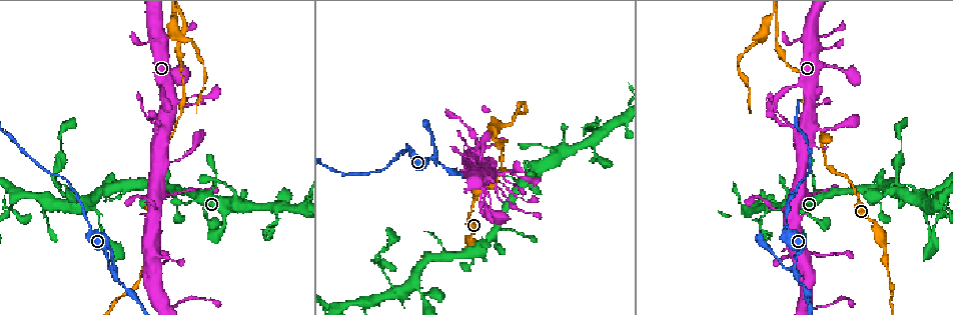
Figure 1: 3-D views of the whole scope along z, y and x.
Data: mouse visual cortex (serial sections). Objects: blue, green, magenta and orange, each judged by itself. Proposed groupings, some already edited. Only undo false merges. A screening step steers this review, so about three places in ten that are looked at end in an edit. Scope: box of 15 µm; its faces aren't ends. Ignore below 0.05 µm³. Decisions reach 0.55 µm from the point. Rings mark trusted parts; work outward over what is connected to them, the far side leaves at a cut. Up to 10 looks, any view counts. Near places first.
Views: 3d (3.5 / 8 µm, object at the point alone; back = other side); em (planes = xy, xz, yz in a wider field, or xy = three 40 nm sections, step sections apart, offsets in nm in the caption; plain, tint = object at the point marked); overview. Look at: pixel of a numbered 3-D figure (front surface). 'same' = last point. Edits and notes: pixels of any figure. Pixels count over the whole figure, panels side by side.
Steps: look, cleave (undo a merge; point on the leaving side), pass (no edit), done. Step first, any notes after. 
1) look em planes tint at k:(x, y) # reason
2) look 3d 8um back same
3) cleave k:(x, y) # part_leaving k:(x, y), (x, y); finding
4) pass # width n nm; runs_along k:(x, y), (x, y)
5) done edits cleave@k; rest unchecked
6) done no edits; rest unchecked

look 3d 3.5um at 1:(821, 143) # sharp bend

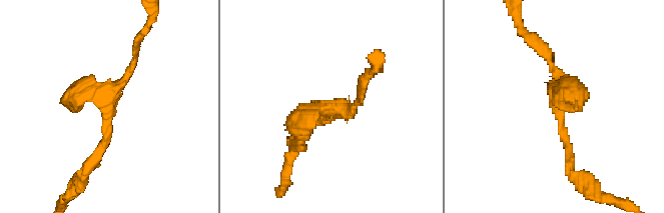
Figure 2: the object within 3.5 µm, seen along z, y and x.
look em xy step 1 tint at 2:(107, 101)

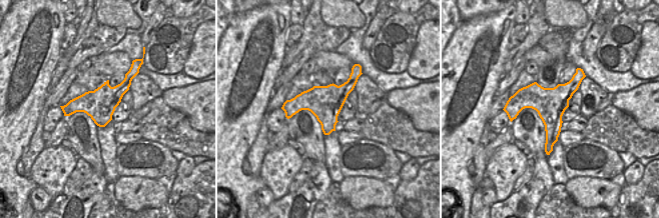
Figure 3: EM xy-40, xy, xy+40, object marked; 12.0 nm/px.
pass # runs_along 2:(571, 163), (558, 74), (538, 46); one cell here

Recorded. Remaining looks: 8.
look 3d 8um at 1:(774, 12) # abrupt turn

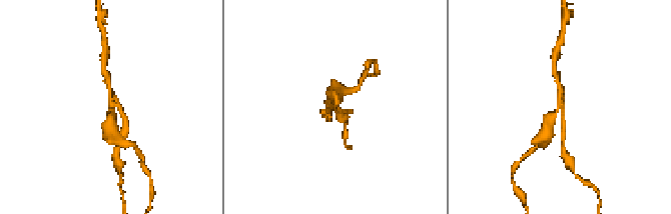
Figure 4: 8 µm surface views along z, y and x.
look em planes tint at 4:(563, 110) # need the tissue

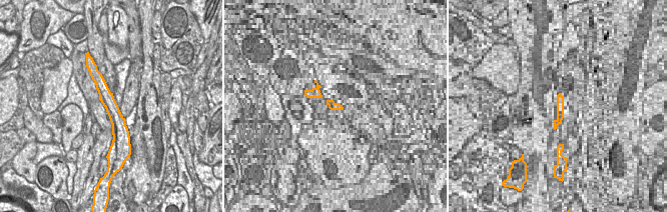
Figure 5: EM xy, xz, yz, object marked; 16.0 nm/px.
cleave 4:(332, 92) # part_leaving 4:(560, 107), (547, 127), (543, 143); two cells meet here

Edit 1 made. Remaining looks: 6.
look 3d 3.5um at 1:(158, 125) # narrows sharply

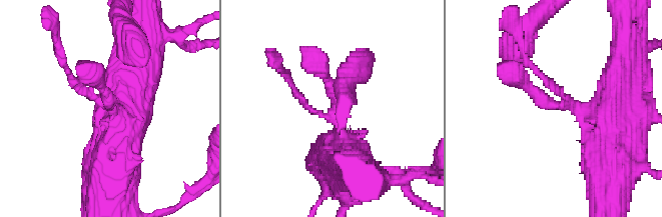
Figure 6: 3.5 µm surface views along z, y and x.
look em planes tint at 6:(555, 104) # shape alone is not enough

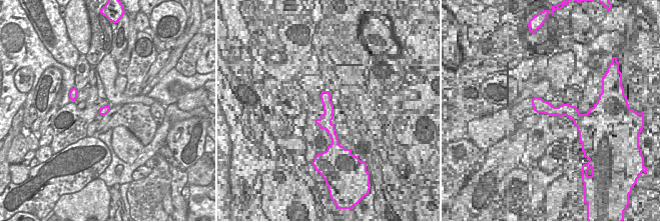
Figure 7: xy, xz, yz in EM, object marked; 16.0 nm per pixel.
look em xy step 1 tint same

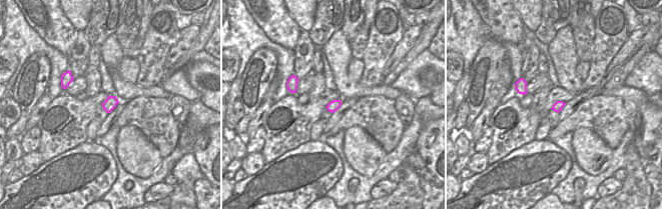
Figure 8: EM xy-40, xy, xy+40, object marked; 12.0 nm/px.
pass # continuous, no second cell

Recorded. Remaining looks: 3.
look 3d 3.5um at 1:(595, 123) # calibre changes

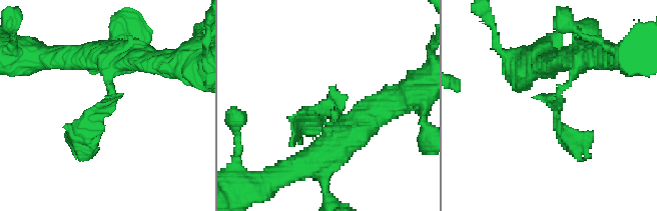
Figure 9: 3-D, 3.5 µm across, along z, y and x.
look em xy step 5 tint at 9:(561, 93) # need the tissue

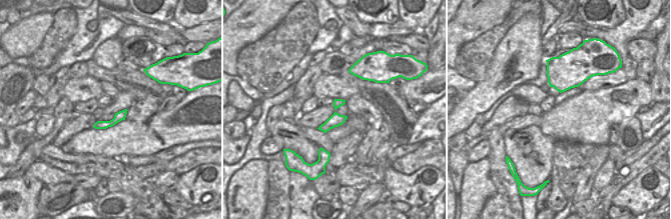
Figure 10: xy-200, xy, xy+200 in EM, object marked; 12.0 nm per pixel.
cleave 9:(92, 112) # part_leaving 9:(111, 86), (74, 144), (68, 138); two cells meet here

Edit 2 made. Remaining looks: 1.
done edits cleave@4, cleave@9; rest unchecked

